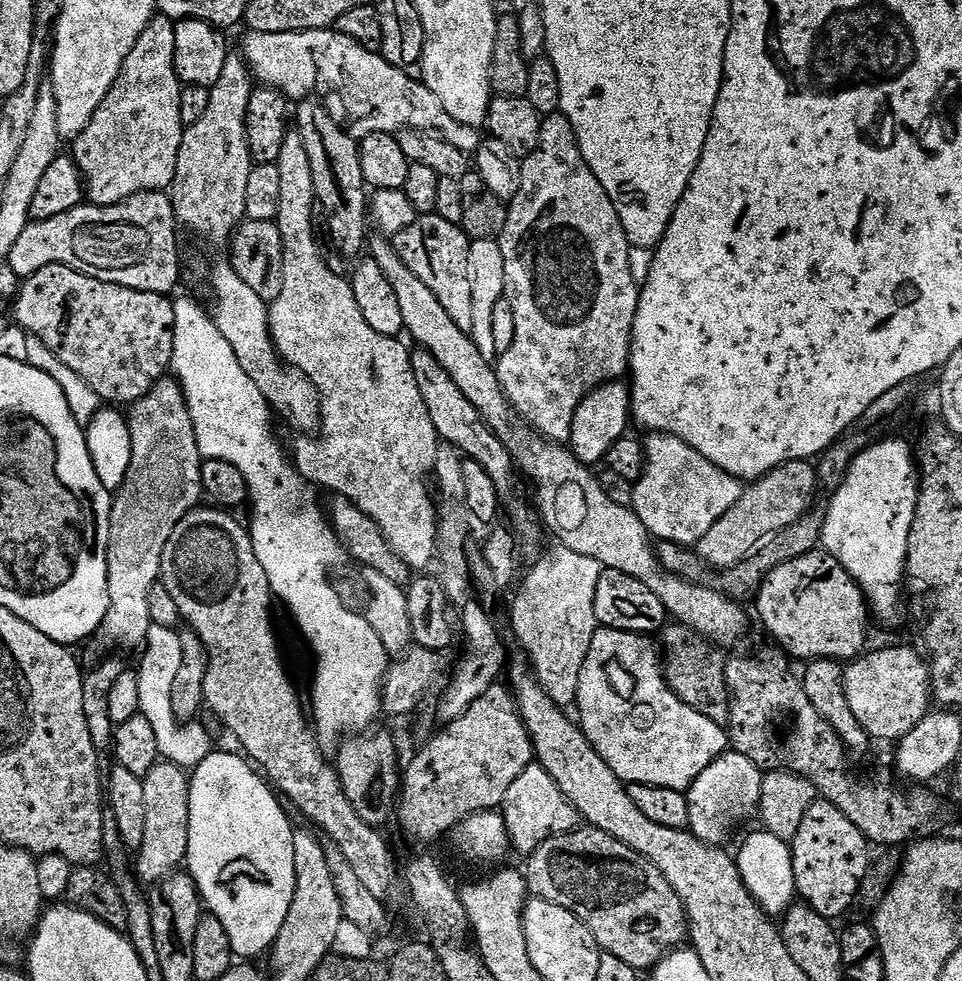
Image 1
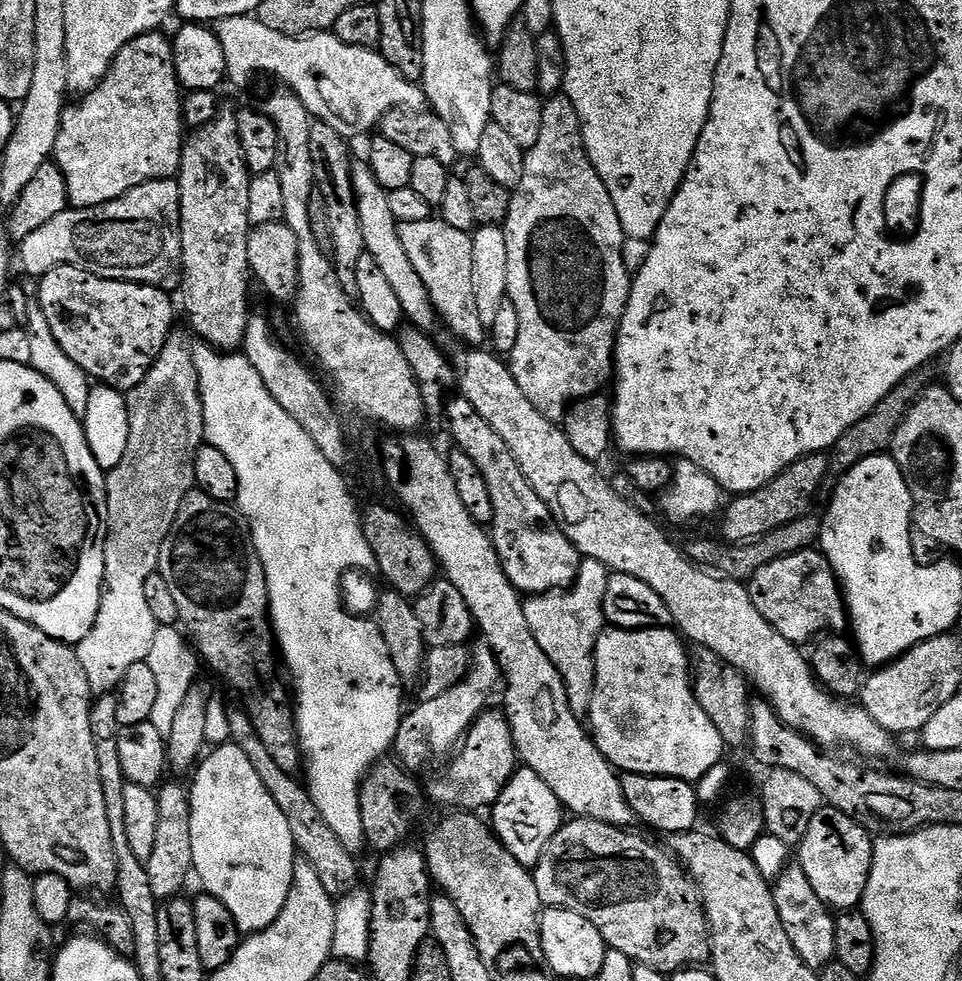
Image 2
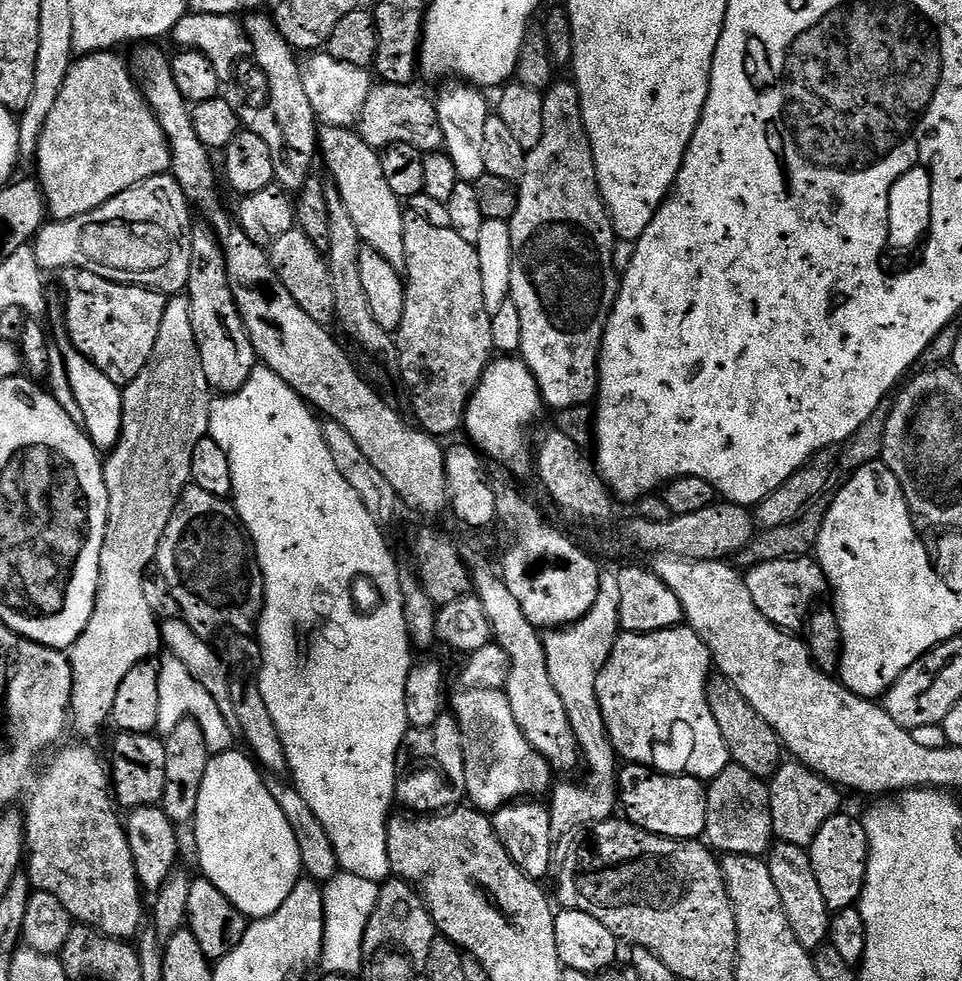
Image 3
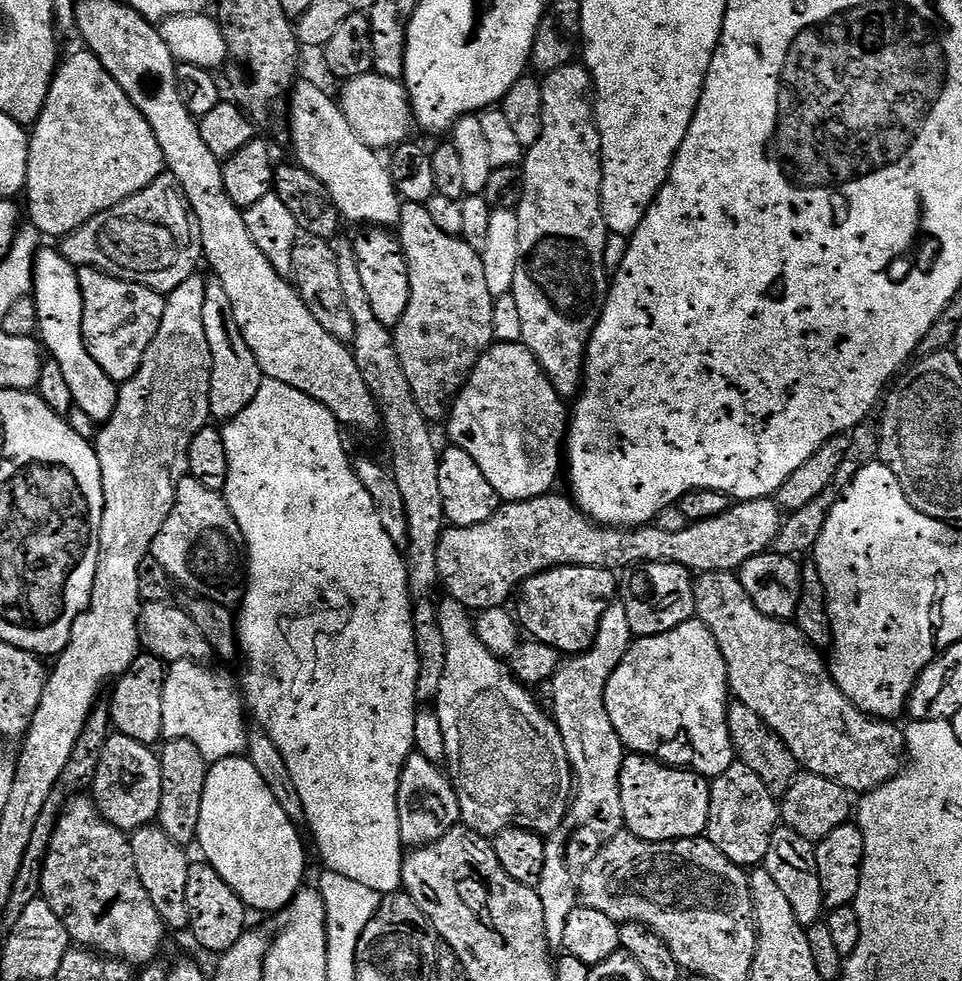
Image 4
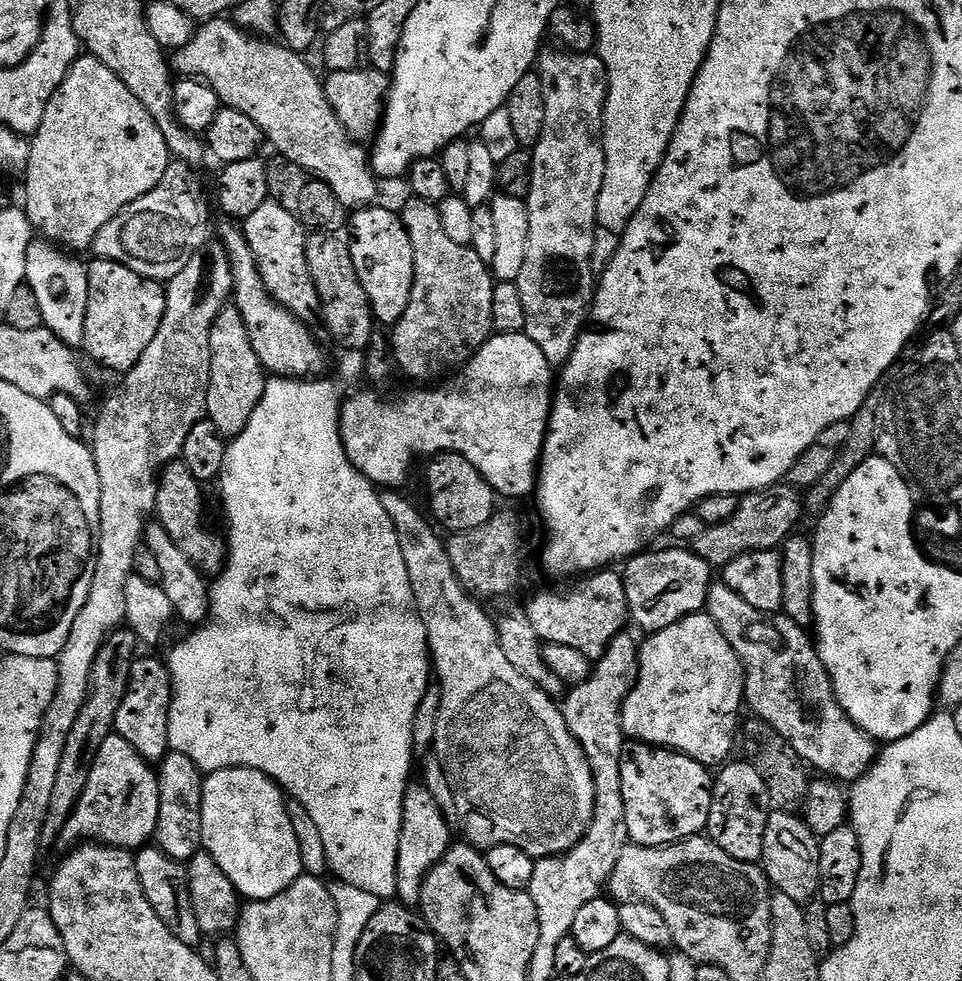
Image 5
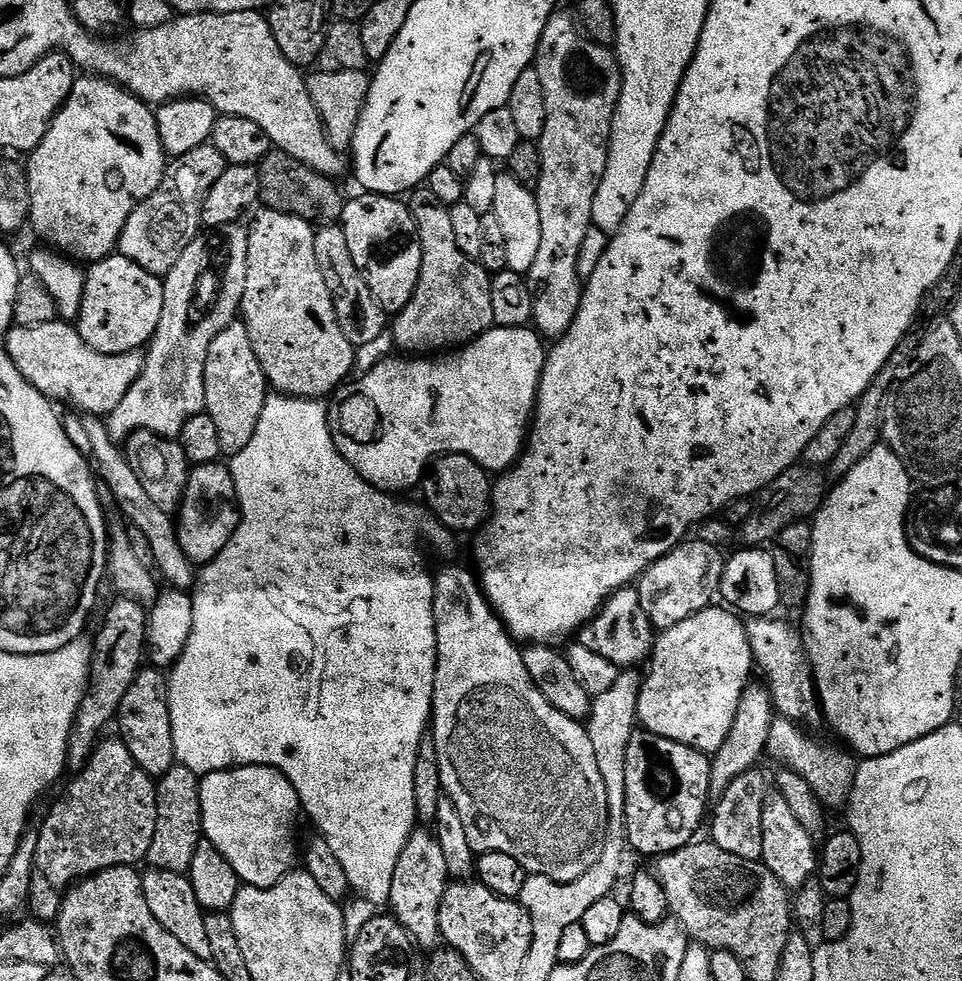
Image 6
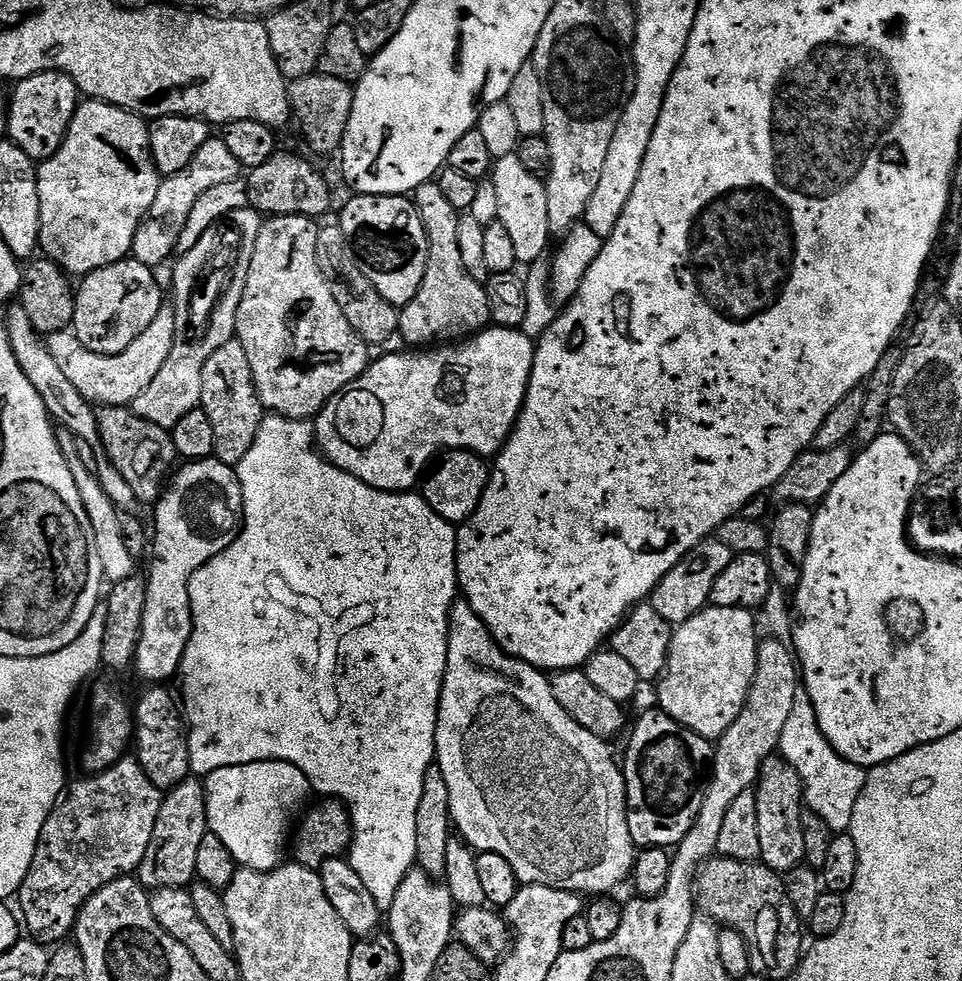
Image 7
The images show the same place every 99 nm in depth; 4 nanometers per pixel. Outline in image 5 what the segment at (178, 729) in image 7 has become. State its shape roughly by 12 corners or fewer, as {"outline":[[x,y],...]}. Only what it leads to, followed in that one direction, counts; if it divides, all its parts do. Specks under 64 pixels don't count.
{"outline":[[132,663],[115,735],[143,760],[168,755],[172,675]]}

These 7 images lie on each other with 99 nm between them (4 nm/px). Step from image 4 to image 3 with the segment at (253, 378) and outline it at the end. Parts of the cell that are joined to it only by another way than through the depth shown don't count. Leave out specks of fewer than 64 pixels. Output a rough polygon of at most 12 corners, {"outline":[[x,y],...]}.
{"outline":[[211,227],[193,231],[186,295],[209,389],[258,357]]}

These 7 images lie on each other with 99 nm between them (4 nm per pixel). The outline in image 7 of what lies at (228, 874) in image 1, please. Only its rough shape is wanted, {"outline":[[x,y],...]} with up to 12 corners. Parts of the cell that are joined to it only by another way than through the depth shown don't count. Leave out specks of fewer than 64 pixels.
{"outline":[[288,760],[204,780],[208,827],[240,868],[285,863],[312,784]]}

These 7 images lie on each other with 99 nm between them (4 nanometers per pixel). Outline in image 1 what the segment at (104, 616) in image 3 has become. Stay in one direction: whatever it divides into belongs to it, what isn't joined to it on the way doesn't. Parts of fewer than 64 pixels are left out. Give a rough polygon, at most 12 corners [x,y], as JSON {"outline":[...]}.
{"outline":[[179,380],[127,409],[104,648],[137,647],[174,526],[201,503]]}

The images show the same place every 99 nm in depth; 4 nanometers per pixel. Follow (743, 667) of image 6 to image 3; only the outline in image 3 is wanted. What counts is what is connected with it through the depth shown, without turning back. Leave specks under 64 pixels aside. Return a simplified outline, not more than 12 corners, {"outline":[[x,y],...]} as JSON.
{"outline":[[624,632],[598,702],[617,757],[711,782],[730,762],[712,655]]}

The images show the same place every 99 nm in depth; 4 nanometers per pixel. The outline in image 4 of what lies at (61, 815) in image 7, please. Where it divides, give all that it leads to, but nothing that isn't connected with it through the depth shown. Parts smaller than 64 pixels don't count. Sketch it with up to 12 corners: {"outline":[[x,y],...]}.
{"outline":[[109,736],[90,795],[131,834],[159,817],[162,766],[149,745]]}

